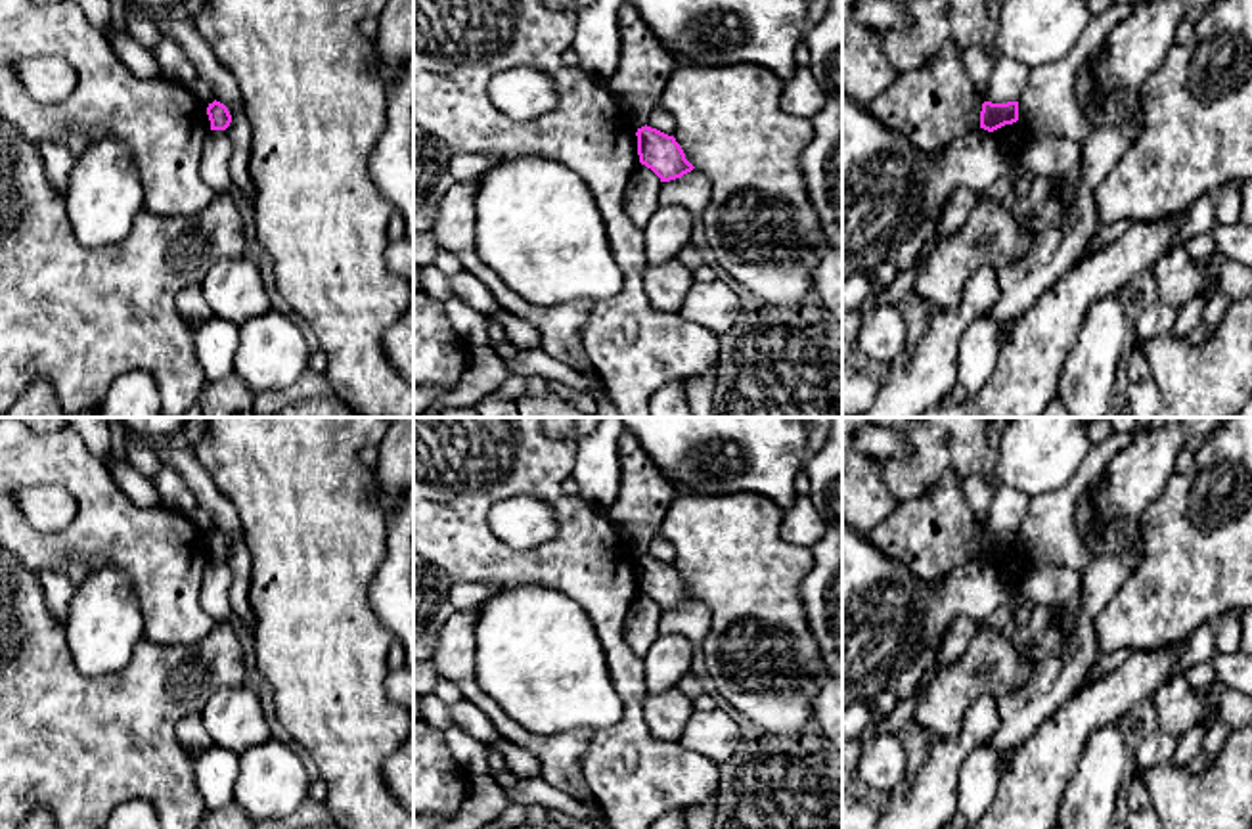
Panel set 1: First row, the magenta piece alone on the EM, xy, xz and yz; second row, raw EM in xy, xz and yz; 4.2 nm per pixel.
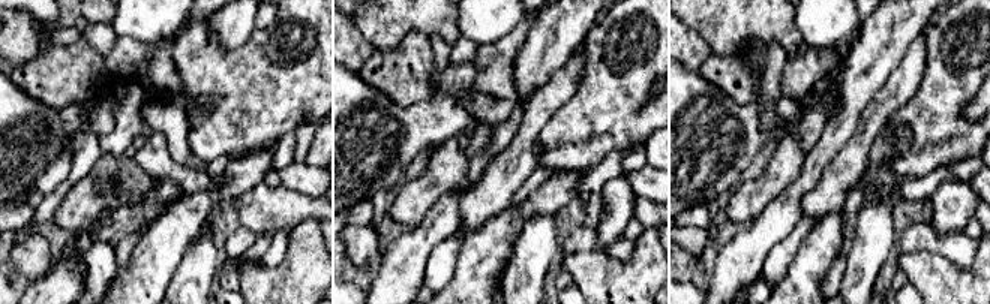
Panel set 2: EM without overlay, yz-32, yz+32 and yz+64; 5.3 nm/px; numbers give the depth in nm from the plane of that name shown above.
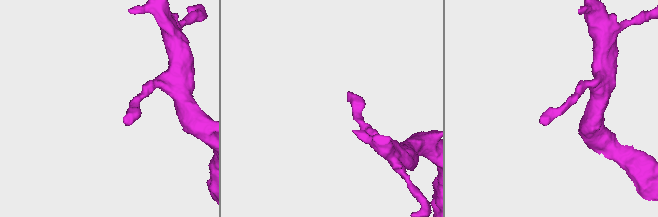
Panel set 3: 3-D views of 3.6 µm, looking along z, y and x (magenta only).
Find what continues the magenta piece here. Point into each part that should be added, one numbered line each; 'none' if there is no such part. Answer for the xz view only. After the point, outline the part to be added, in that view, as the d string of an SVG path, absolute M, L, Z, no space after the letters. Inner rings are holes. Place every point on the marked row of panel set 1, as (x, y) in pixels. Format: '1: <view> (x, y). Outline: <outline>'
none

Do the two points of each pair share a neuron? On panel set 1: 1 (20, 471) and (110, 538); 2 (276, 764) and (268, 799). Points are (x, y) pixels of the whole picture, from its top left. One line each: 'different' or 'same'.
1: same
2: same

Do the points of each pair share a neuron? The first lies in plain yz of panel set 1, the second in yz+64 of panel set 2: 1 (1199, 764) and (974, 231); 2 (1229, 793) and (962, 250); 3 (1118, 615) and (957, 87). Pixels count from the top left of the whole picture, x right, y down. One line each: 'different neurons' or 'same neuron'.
1: same neuron
2: different neurons
3: same neuron

